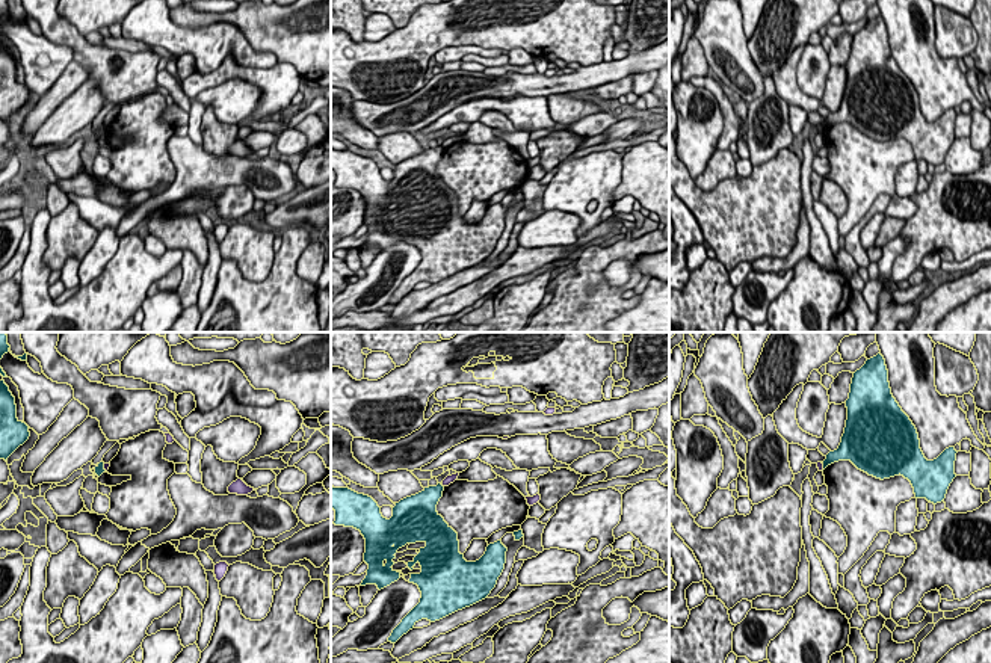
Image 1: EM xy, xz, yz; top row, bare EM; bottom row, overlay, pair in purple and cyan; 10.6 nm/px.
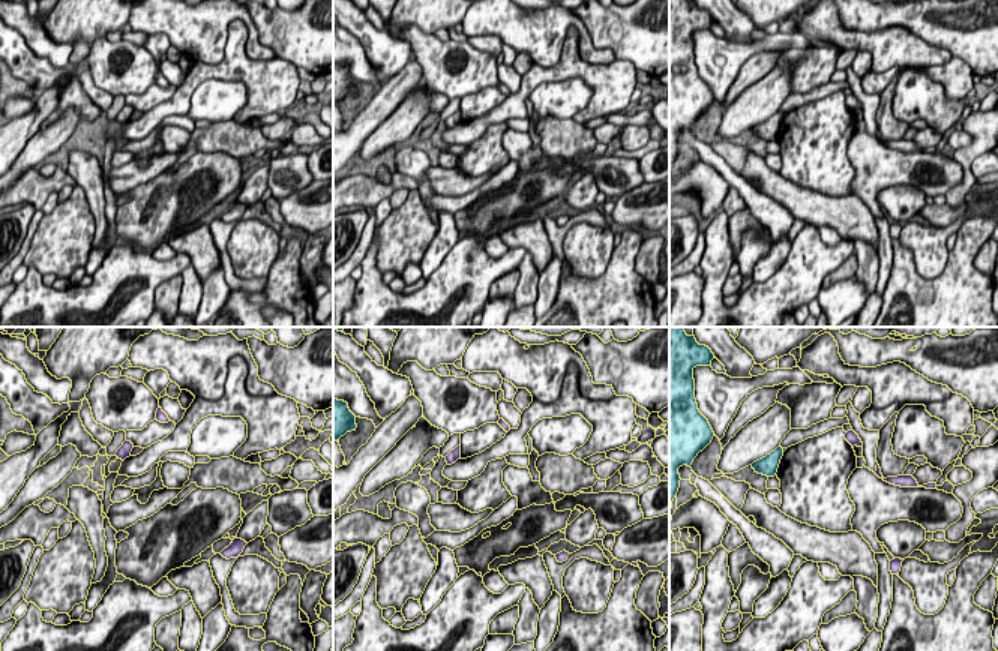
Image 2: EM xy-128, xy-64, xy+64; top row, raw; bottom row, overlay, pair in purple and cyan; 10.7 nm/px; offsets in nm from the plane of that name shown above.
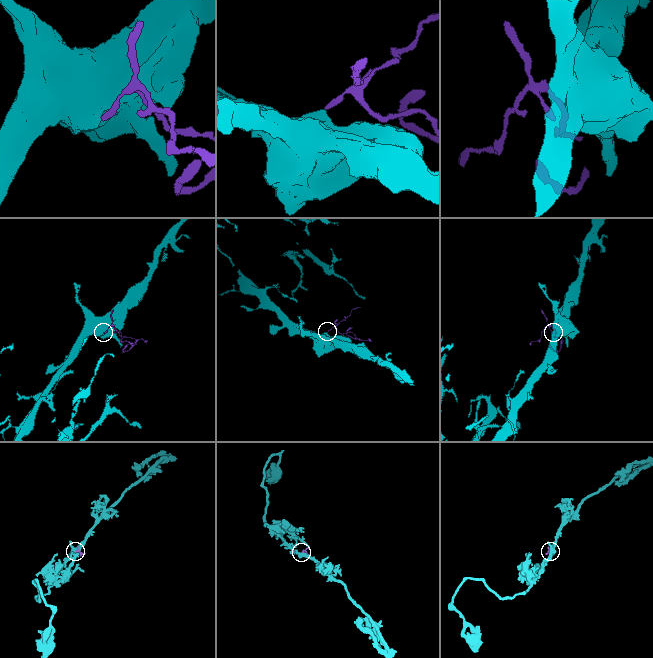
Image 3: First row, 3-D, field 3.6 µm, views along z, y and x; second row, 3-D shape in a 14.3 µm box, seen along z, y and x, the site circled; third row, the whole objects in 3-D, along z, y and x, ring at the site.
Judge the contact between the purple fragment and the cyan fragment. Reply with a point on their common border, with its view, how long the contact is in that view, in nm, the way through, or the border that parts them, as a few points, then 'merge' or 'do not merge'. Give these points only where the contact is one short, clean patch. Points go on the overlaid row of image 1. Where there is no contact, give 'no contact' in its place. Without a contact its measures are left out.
xy (104, 467) | 90 nm | along xy (103, 464), (106, 470) | do not merge

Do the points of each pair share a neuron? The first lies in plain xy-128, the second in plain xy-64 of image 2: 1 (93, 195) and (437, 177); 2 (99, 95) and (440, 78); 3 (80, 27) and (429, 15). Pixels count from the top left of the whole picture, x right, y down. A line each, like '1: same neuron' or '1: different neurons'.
1: different neurons
2: different neurons
3: same neuron

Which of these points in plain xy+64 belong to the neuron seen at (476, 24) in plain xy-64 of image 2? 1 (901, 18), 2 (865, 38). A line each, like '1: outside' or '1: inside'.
1: outside
2: inside

